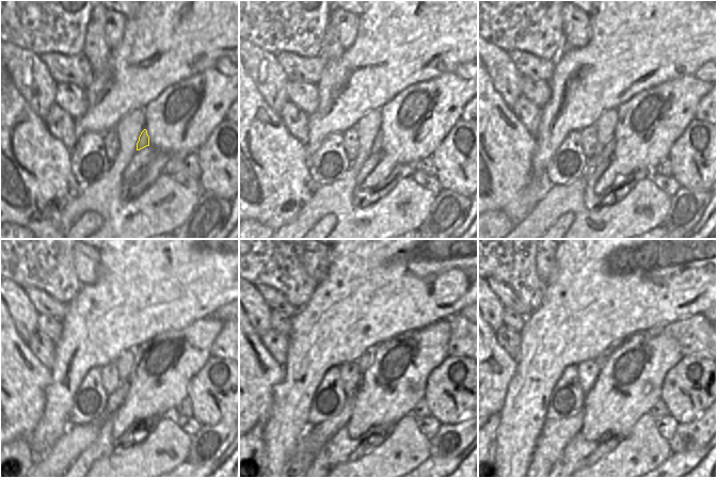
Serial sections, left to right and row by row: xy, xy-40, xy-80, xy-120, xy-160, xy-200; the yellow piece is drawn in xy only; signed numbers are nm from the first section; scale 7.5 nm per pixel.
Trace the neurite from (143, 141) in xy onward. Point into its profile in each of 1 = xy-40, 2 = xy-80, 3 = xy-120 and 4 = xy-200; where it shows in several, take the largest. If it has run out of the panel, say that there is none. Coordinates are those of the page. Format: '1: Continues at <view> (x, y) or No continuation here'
1: Continues at xy-40 (377, 146)
2: Continues at xy-80 (602, 153)
3: Continues at xy-120 (115, 399)
4: Continues at xy-200 (555, 435).

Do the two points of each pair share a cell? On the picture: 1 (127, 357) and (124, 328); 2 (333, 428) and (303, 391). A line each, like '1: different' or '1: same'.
1: different
2: different

